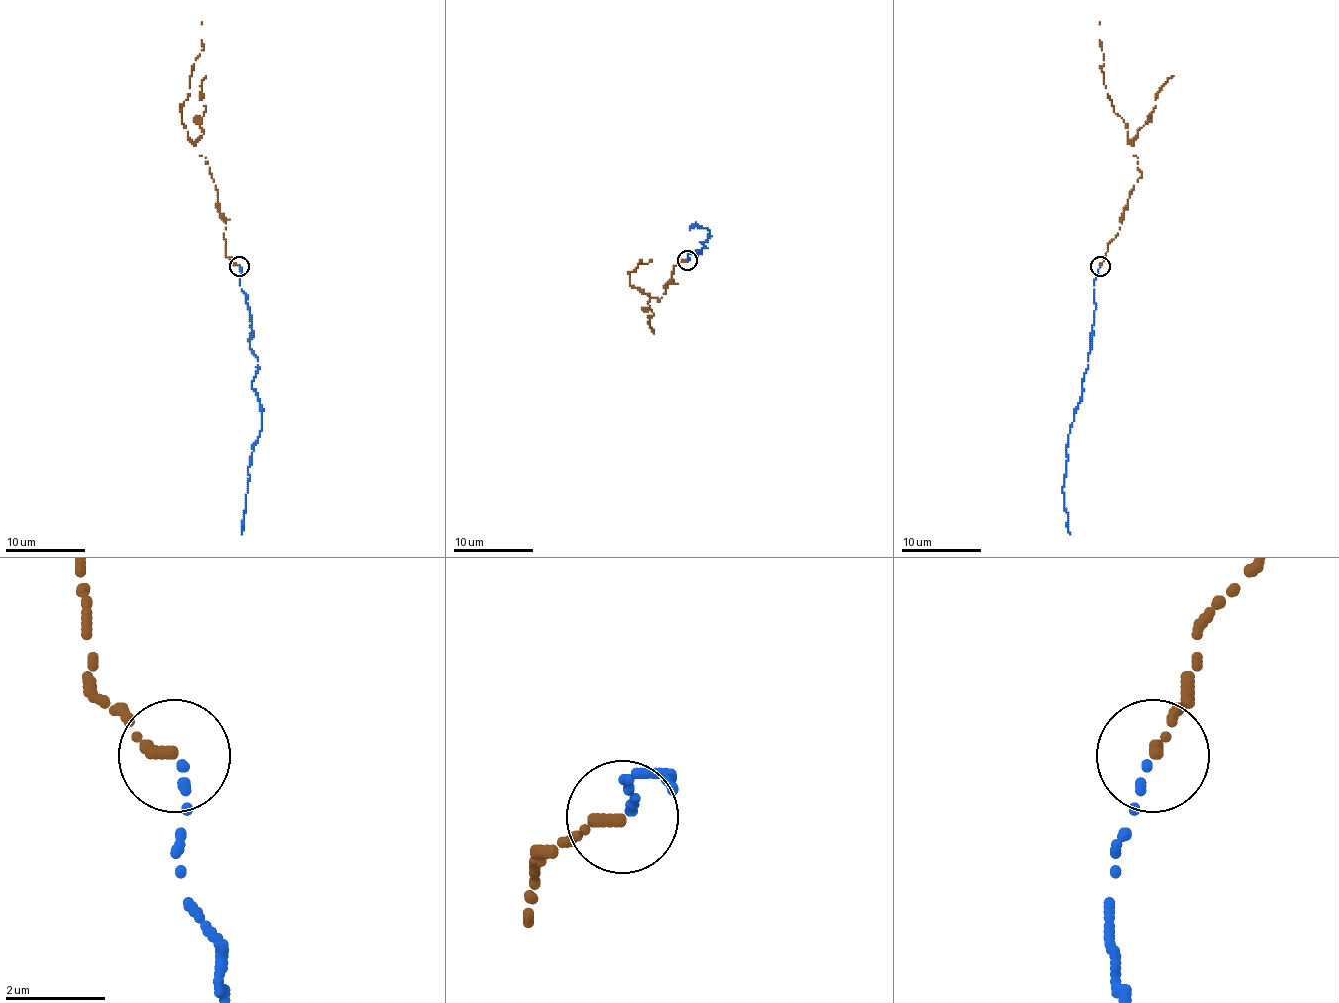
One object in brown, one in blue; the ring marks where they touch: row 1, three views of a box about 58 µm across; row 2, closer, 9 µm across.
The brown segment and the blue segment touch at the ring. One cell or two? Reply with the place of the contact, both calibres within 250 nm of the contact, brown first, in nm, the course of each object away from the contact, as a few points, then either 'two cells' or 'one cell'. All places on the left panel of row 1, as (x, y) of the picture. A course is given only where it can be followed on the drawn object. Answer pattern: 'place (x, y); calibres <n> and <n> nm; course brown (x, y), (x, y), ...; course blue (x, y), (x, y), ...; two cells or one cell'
place (239, 266); calibres 280 and 140 nm; course brown (239, 265), (225, 255), (218, 191), (184, 126), (192, 66), (204, 48), (202, 22); course blue (239, 267), (251, 327), (249, 349), (257, 359), (251, 389), (261, 406), (261, 428), (247, 468), (241, 534); one cell

